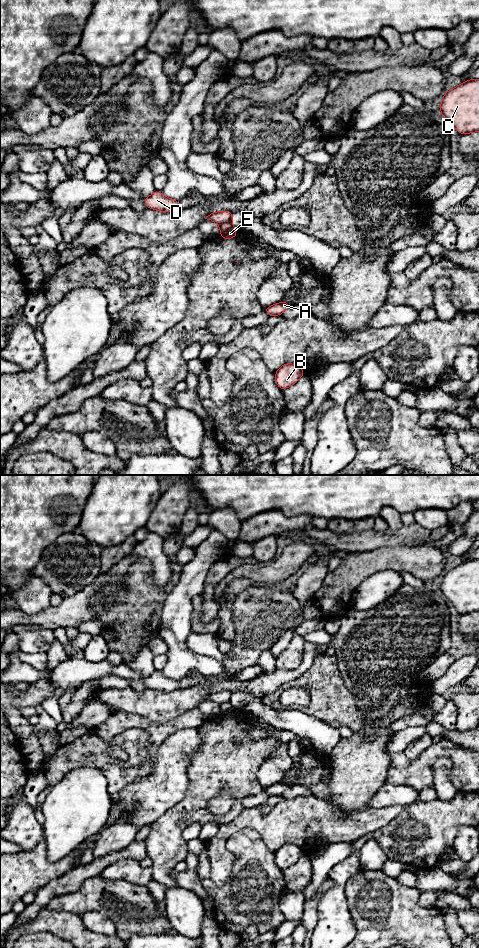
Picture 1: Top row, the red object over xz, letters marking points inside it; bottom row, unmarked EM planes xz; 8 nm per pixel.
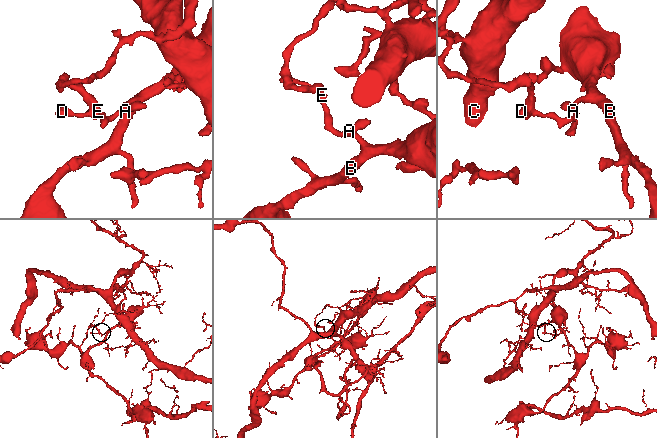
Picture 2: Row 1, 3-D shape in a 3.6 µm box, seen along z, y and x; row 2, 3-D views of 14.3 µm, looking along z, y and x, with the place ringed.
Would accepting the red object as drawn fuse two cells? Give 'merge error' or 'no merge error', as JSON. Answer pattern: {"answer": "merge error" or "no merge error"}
{"answer": "merge error"}

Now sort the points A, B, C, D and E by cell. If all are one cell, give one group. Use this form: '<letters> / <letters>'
A B E / C D

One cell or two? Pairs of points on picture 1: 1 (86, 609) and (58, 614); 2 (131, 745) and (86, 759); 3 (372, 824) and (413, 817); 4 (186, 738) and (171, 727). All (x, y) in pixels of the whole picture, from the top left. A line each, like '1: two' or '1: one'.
1: one
2: one
3: two
4: two

